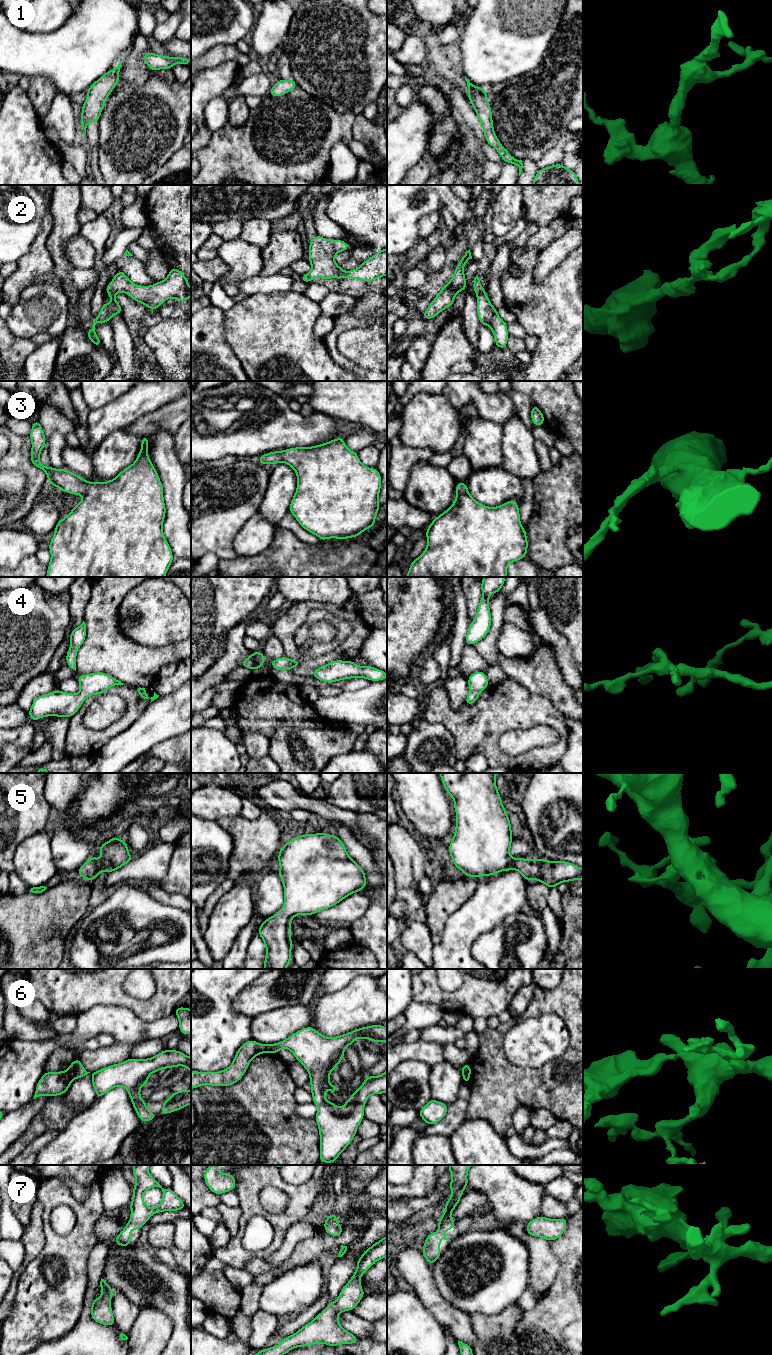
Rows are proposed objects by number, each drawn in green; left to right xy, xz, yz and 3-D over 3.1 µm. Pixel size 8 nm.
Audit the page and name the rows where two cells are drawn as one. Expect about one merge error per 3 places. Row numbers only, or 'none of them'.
6

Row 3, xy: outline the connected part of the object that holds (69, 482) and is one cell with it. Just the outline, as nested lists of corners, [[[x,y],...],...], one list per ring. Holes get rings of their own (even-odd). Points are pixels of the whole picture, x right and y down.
[[[39,420],[32,423],[28,436],[32,442],[30,461],[47,474],[48,482],[66,493],[84,496],[82,501],[56,524],[55,533],[49,542],[51,560],[46,577],[165,577],[174,558],[163,534],[162,525],[166,515],[163,485],[147,452],[149,437],[141,438],[141,450],[135,462],[123,469],[114,479],[88,482],[65,468],[55,469],[40,462],[39,456],[46,444],[46,437]]]

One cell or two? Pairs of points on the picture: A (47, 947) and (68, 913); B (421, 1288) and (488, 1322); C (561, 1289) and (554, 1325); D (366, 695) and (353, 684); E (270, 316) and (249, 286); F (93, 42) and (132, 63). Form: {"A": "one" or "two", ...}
{"A": "one", "B": "two", "C": "one", "D": "two", "E": "two", "F": "two"}

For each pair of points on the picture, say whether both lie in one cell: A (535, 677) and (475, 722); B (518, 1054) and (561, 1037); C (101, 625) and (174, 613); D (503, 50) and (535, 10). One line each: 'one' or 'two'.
A: two
B: one
C: two
D: one

